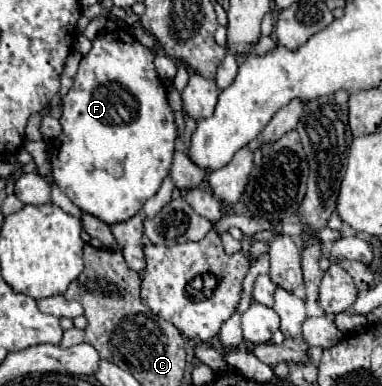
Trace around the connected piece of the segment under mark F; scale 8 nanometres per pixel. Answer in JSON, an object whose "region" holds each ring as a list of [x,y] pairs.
{"region":[[[115,31],[115,33],[109,33],[109,35],[99,35],[93,39],[93,49],[81,59],[79,63],[79,71],[75,75],[75,81],[73,81],[73,87],[69,89],[69,93],[63,97],[63,115],[61,115],[61,125],[63,125],[63,131],[61,135],[53,141],[53,153],[51,153],[51,165],[53,165],[53,177],[55,177],[55,183],[59,185],[59,189],[85,213],[113,225],[113,223],[121,223],[125,219],[131,219],[135,213],[141,211],[143,203],[153,197],[159,187],[161,187],[161,181],[169,175],[169,167],[171,167],[171,159],[173,159],[173,147],[175,147],[175,139],[177,139],[177,125],[175,125],[175,119],[173,119],[173,109],[169,107],[167,103],[167,95],[165,95],[165,87],[155,71],[155,65],[153,65],[153,53],[143,47],[139,41],[133,39],[131,33],[127,31]]]}

